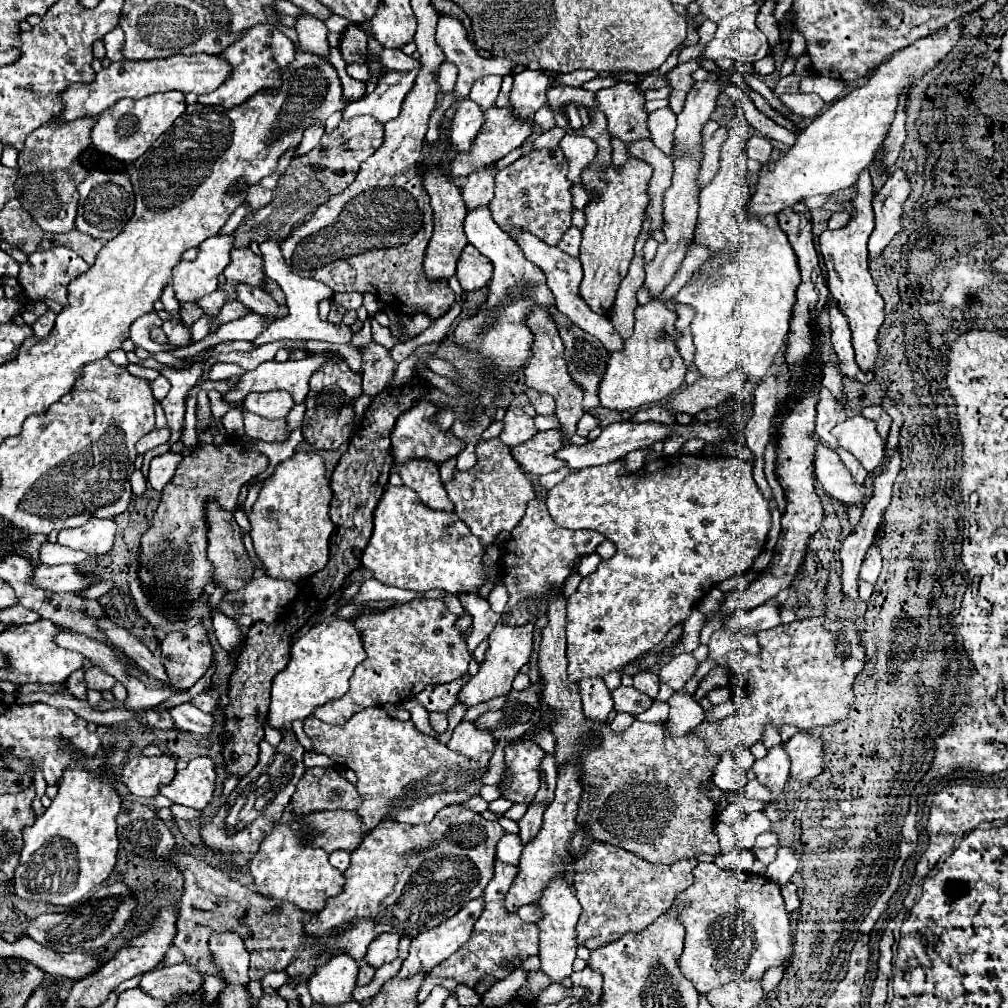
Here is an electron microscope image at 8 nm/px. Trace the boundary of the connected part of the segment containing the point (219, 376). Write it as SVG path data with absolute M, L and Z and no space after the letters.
M216 362L212 364L212 370L210 370L210 380L212 382L220 382L224 378L230 378L230 376L236 376L240 378L246 370L240 368L238 364L222 364L222 362Z

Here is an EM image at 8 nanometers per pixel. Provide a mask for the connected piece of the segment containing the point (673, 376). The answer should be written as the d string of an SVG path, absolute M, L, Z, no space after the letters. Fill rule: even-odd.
M652 300L646 306L636 308L634 334L624 342L624 350L610 356L606 372L598 386L600 406L616 412L636 410L644 404L660 402L672 396L684 382L686 366L674 346L678 330L674 328L676 314L670 312L664 302ZM664 358L672 360L672 366L664 370L660 364Z

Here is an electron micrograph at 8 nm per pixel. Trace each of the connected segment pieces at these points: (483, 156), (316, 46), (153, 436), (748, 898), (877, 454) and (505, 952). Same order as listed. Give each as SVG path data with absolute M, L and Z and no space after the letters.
M490 108L486 112L486 122L480 130L480 134L476 136L476 142L472 144L472 150L468 154L456 154L454 162L450 164L448 168L448 176L454 180L454 178L462 178L462 176L468 176L472 174L474 170L482 170L484 166L490 166L494 162L498 162L500 158L504 158L510 150L522 146L522 142L532 134L532 122L530 120L522 120L522 118L516 118L512 114L512 108Z
M302 16L298 18L296 24L298 36L300 36L300 50L316 54L320 58L324 58L328 62L328 54L330 54L330 46L326 40L326 26L322 20L314 18L314 16Z
M164 426L164 428L154 428L154 430L148 432L142 440L138 440L136 450L138 450L140 456L144 456L148 450L166 444L168 440L170 440L170 428L168 428L168 426Z
M714 862L698 864L694 868L694 884L674 898L674 904L684 904L678 912L678 922L686 930L684 952L680 956L682 976L688 978L700 994L714 990L716 986L728 984L732 980L752 980L760 982L764 972L772 966L788 966L794 956L794 937L788 914L784 910L784 898L780 886L766 876L722 870Z
M864 416L848 418L846 422L838 424L832 430L832 434L838 438L838 444L842 448L850 450L868 472L872 472L886 454L888 444L878 434L876 422L872 422Z
M500 860L494 862L494 878L488 882L488 886L484 890L486 908L484 908L482 916L478 918L470 940L460 950L456 950L456 954L452 954L444 962L440 962L440 966L436 966L430 972L430 976L454 978L454 980L474 988L480 982L480 978L484 978L484 974L496 974L502 980L510 974L504 968L506 962L526 960L528 956L534 956L538 952L538 926L520 920L518 914L508 914L508 910L504 908L504 896L516 874L518 874L516 866L500 862Z

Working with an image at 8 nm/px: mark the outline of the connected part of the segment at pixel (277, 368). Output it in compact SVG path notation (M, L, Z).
M310 354L310 356L306 356L306 358L300 360L300 362L296 362L296 360L288 360L288 362L284 362L284 364L274 362L274 360L272 360L272 362L264 362L264 364L260 364L256 370L246 372L246 374L238 380L236 390L228 392L228 394L224 396L224 400L228 400L228 402L240 402L240 400L244 400L244 394L248 394L248 392L288 390L288 392L292 394L294 402L300 404L300 402L304 402L304 398L306 398L306 394L308 394L308 390L310 390L308 380L312 378L312 374L316 374L324 364L328 364L328 362L340 362L340 360L344 360L344 358L336 358L336 356L330 356L330 354Z

